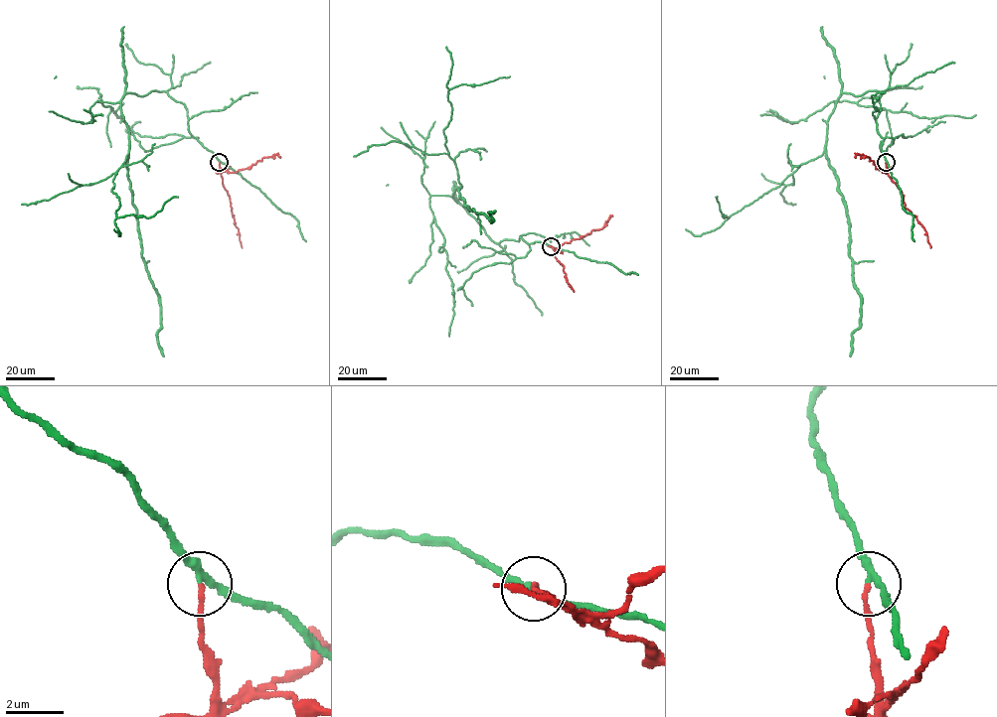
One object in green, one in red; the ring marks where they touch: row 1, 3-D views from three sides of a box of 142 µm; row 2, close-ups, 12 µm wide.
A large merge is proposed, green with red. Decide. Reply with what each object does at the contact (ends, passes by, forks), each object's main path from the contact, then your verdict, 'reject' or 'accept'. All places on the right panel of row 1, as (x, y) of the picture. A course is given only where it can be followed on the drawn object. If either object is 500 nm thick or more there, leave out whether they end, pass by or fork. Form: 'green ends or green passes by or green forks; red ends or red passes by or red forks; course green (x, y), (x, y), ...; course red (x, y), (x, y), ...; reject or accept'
green passes by; red ends; course green (886, 162), (876, 118), (883, 91), (843, 92), (827, 122), (826, 157), (847, 211), (861, 299), (850, 356); course red (886, 162), (888, 175), (901, 191), (905, 208), (923, 228), (930, 247); reject

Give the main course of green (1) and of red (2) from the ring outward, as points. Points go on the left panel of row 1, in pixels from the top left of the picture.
1: (219, 162), (166, 92), (121, 100), (164, 356)
2: (219, 162), (223, 185), (242, 247)

